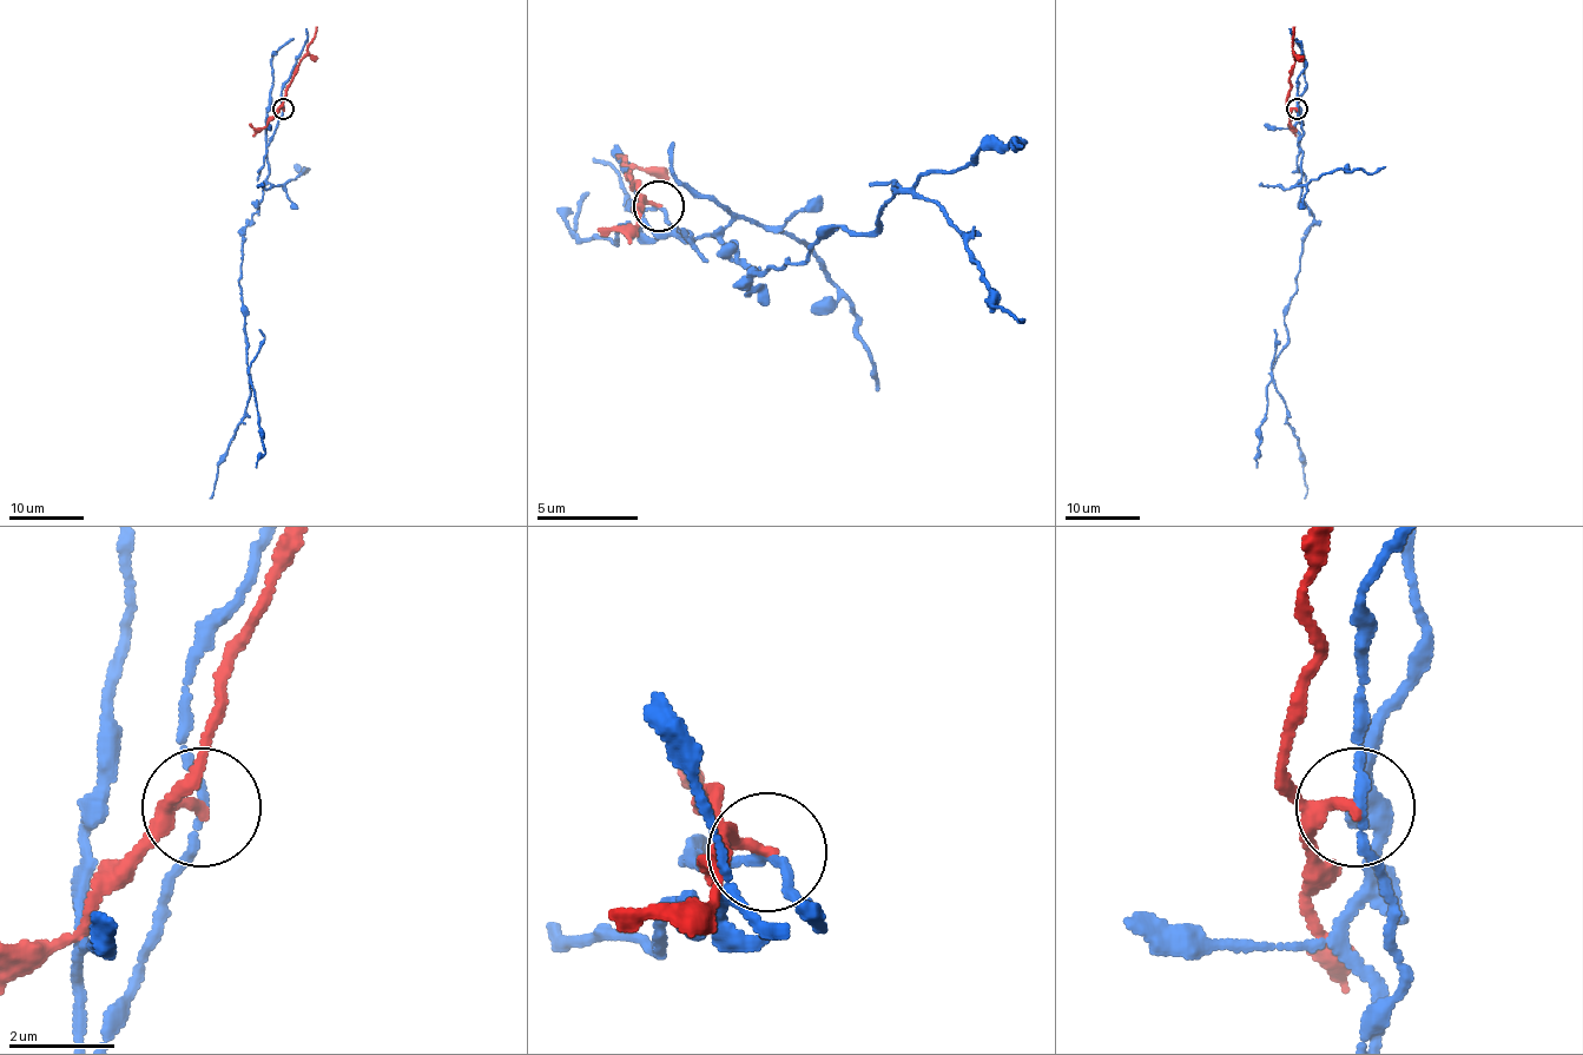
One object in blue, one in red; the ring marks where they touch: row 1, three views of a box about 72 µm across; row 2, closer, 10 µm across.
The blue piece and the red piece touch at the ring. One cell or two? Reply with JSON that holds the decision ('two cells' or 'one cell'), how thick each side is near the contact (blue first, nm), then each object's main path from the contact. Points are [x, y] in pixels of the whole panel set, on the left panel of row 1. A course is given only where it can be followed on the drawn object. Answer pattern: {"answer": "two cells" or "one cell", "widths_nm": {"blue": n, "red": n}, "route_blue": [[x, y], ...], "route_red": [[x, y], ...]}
{"answer": "two cells", "widths_nm": {"blue": 140, "red": 200}, "route_blue": [[284, 109], [265, 144], [269, 173], [243, 244], [238, 288], [245, 316], [250, 393], [209, 499]], "route_red": [[284, 109], [279, 109], [317, 26]]}

